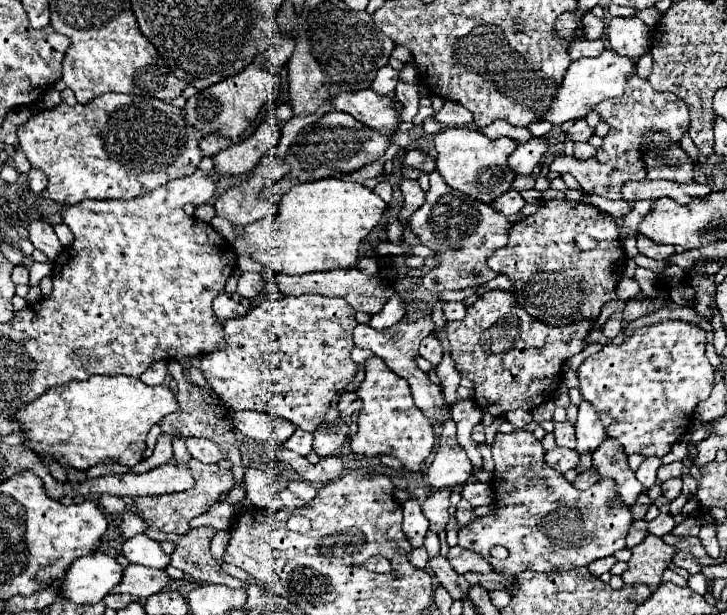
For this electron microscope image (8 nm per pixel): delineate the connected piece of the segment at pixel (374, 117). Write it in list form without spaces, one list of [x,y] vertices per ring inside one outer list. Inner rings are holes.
[[[372,89],[354,91],[354,93],[338,93],[330,101],[336,111],[350,113],[354,119],[358,119],[360,123],[380,133],[388,133],[396,129],[400,123],[400,117],[396,115],[392,107],[394,101],[390,101],[388,97],[380,93],[374,93]]]

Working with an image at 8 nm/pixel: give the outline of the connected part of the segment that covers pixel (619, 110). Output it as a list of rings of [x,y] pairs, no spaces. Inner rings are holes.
[[[638,75],[628,77],[622,97],[602,101],[602,105],[596,105],[596,111],[610,125],[610,133],[604,137],[598,153],[586,161],[578,161],[574,157],[556,157],[552,163],[552,171],[558,175],[570,171],[584,193],[596,193],[606,199],[620,199],[620,187],[624,181],[646,179],[644,163],[640,161],[640,151],[648,145],[648,141],[642,137],[646,131],[666,131],[670,133],[672,141],[678,143],[690,125],[688,109],[682,99],[678,99],[674,93],[654,91],[650,83],[646,79],[640,79]]]

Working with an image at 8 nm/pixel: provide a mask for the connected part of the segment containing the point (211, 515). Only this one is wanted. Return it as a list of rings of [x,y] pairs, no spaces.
[[[217,502],[206,512],[206,515],[194,517],[190,521],[190,527],[196,529],[196,527],[206,525],[214,527],[217,530],[227,530],[232,524],[234,515],[235,510],[233,506],[227,502]]]

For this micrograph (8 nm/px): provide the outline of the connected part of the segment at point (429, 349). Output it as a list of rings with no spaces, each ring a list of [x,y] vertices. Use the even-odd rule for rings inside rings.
[[[430,333],[428,337],[424,337],[424,341],[420,343],[420,357],[428,359],[432,365],[438,365],[440,359],[442,359],[442,345],[440,341]]]

